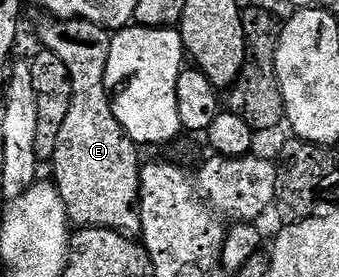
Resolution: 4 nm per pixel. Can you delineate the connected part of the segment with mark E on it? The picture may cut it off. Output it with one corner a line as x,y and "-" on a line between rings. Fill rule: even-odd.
45,20
49,21
43,22
37,29
38,35
41,36
40,44
55,55
59,55
59,59
63,59
63,67
67,67
67,75
71,75
71,111
67,111
67,119
63,119
63,127
59,127
59,139
55,143
55,155
51,162
54,177
52,180
63,199
69,220
74,226
113,229
116,233
124,233
126,237
136,238
141,231
139,196
143,165
142,162
137,162
138,146
134,145
133,140
123,131
119,119
115,119
111,93
105,87
110,30
104,25
96,25
90,21

